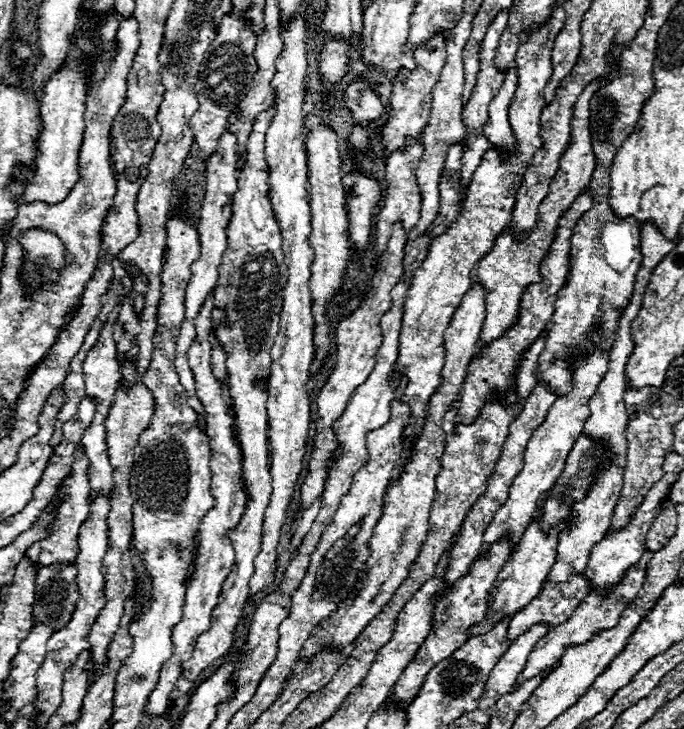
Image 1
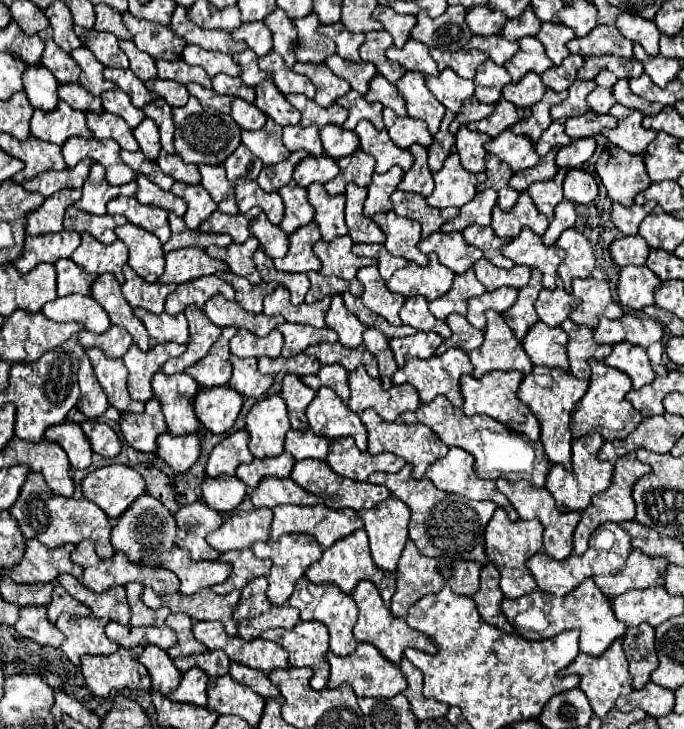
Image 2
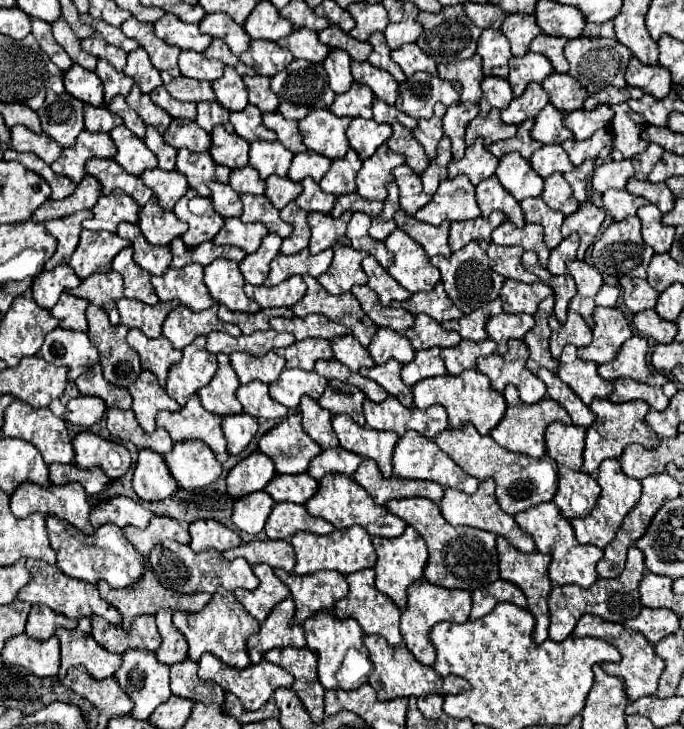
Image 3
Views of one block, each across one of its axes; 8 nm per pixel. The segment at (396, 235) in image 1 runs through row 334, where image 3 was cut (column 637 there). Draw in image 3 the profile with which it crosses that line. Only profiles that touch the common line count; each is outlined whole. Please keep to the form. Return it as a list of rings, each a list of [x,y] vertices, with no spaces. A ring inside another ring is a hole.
[[[632,336],[620,346],[620,352],[616,360],[610,360],[606,364],[598,366],[598,372],[604,380],[616,380],[616,378],[632,378],[642,384],[650,386],[664,386],[668,378],[656,370],[650,368],[648,360],[648,342],[642,336]]]

